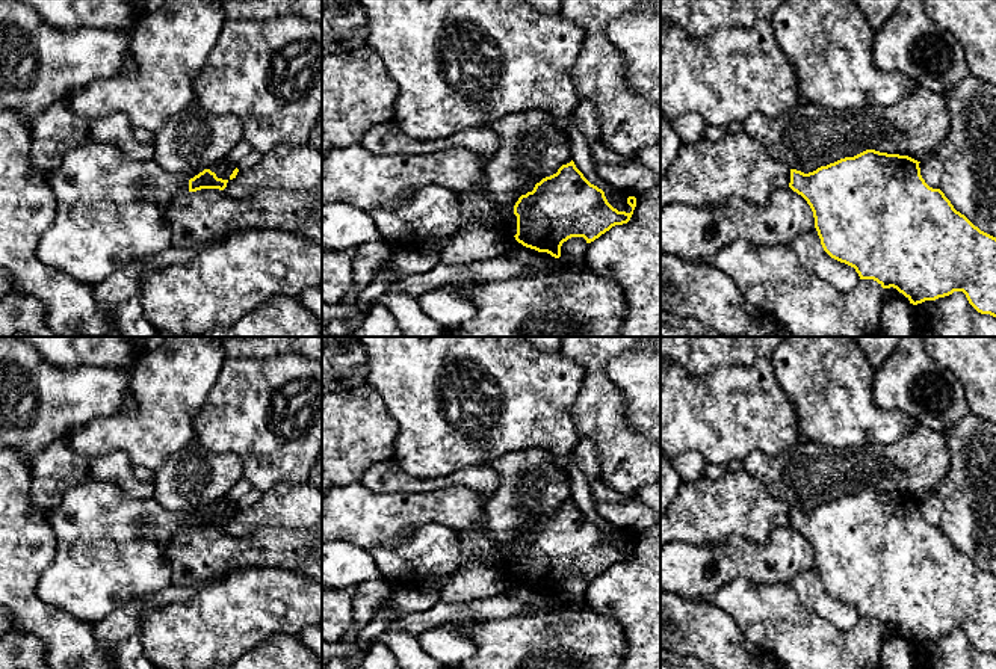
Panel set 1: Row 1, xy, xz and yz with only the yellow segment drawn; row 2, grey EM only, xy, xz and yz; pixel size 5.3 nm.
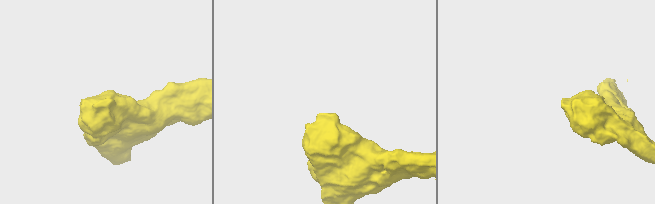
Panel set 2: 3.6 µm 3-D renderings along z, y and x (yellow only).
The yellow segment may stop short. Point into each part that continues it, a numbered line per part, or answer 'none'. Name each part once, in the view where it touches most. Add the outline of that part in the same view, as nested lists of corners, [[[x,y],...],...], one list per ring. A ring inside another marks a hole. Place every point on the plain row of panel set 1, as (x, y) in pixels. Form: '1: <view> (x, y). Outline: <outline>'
none

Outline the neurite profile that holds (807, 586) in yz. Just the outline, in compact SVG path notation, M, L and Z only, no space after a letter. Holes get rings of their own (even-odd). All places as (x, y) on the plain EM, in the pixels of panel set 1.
M816 566L798 572L789 584L804 607L833 627L848 631L858 622L860 615L854 606L831 597L824 589Z

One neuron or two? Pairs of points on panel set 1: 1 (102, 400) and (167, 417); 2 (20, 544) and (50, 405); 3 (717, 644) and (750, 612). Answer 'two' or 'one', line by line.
1: two
2: two
3: two

